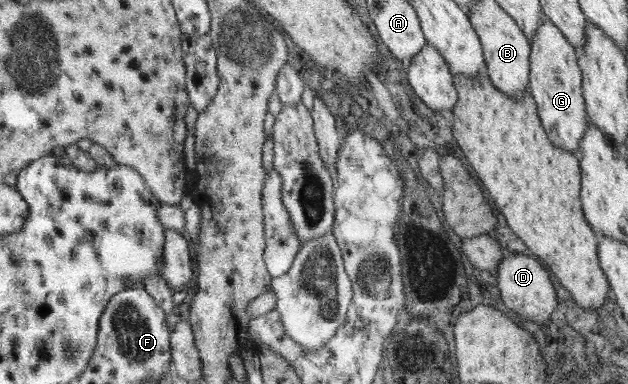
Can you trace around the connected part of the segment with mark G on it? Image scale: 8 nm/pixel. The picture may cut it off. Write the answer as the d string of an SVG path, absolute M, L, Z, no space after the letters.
M544 17L536 40L531 42L531 84L529 89L539 106L543 126L552 137L552 145L579 157L579 143L586 129L583 91L580 89L580 68L576 65L572 45L560 34L558 27Z

